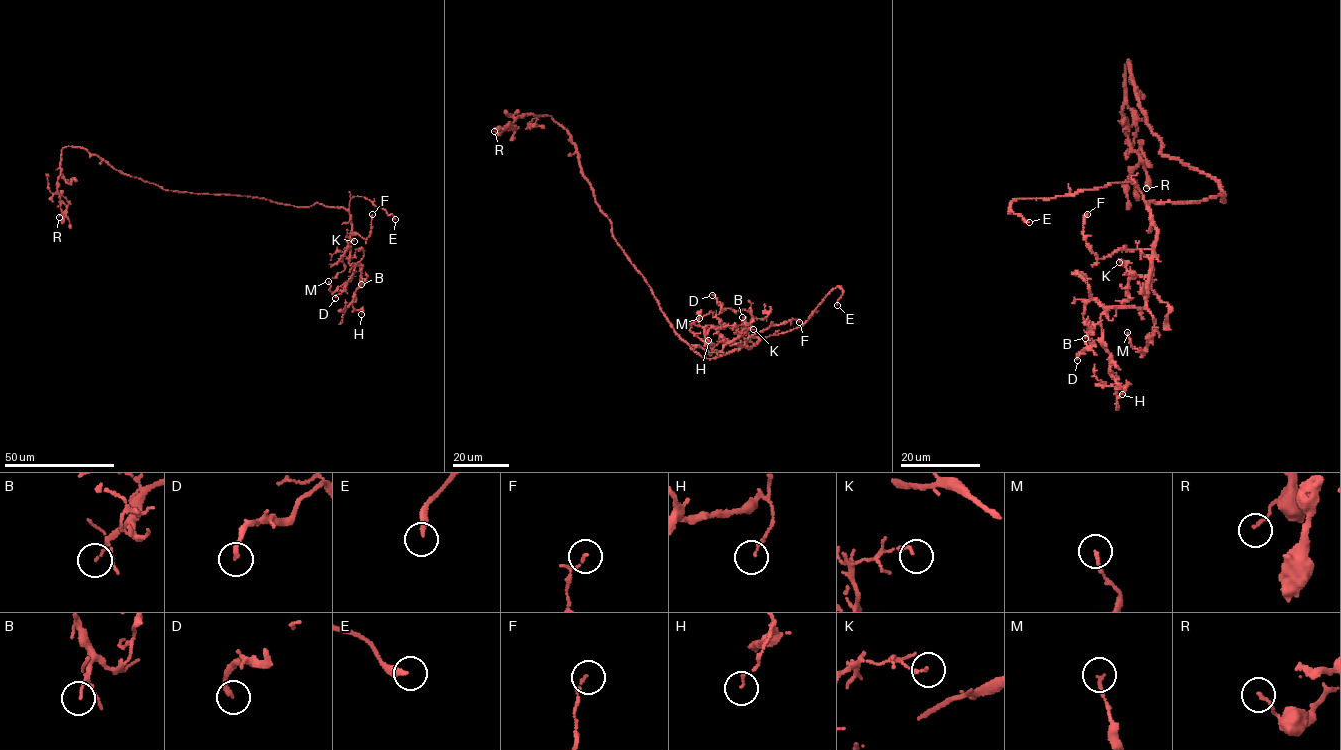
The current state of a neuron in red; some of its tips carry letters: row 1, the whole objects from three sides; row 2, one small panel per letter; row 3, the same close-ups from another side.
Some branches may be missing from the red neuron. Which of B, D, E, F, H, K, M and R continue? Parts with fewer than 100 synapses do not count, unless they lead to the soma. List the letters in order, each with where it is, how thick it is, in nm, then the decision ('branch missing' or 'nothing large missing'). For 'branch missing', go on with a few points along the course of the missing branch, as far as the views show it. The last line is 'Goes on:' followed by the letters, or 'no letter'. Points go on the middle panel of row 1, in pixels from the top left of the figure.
B: (742, 317) | 50 nm | nothing large missing
D: (712, 295) | 190 nm | nothing large missing
E: (837, 305) | 260 nm | branch missing | (837, 305), (833, 318), (838, 321)
F: (799, 322) | 70 nm | nothing large missing
H: (708, 340) | 100 nm | nothing large missing
K: (753, 329) | 130 nm | nothing large missing
M: (699, 318) | 140 nm | nothing large missing
R: (494, 131) | 130 nm | nothing large missing
Goes on: E

